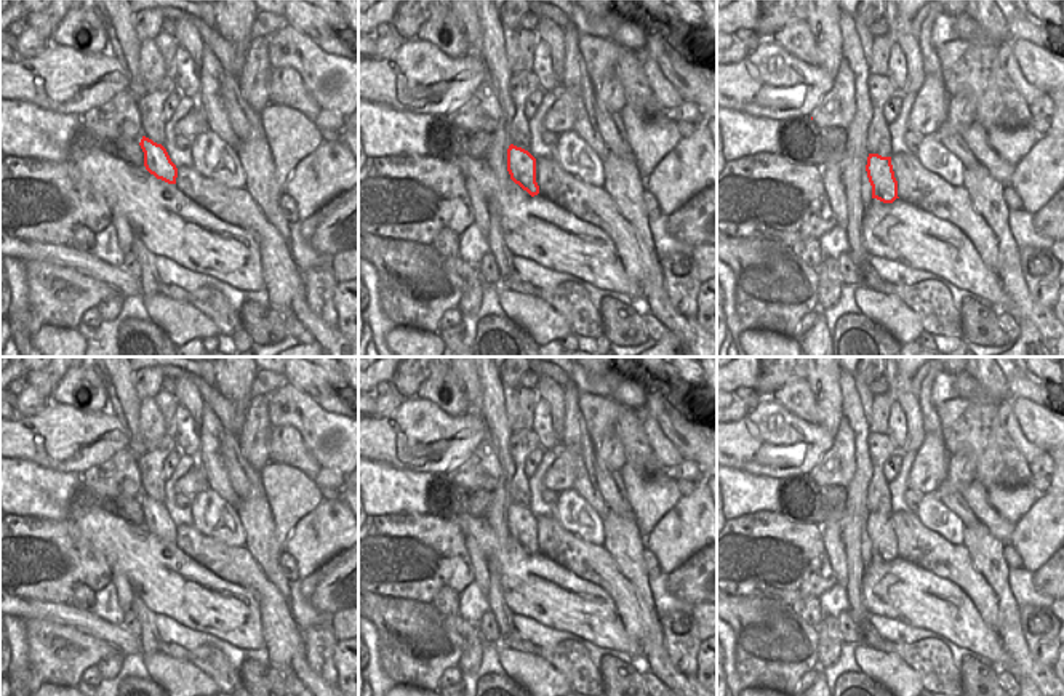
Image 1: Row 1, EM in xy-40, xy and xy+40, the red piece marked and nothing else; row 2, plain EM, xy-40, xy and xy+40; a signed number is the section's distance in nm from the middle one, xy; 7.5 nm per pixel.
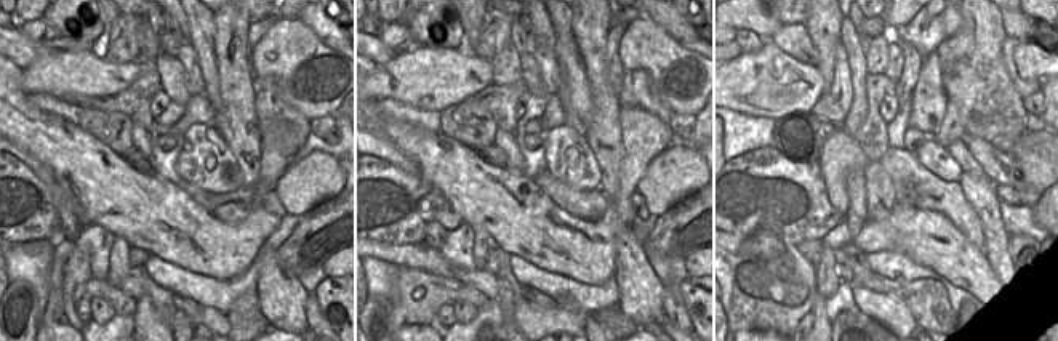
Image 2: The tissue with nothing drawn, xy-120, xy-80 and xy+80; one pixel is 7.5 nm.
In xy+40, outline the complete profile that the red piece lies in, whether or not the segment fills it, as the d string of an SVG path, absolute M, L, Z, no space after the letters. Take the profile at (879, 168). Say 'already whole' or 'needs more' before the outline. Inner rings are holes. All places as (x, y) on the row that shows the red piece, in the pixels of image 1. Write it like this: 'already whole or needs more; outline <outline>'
already whole; outline M869 154L866 171L872 186L872 198L883 203L893 203L896 198L899 198L891 157Z

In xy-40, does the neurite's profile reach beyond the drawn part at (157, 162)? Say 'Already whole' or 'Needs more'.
Already whole.

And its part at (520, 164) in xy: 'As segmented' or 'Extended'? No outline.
As segmented.

